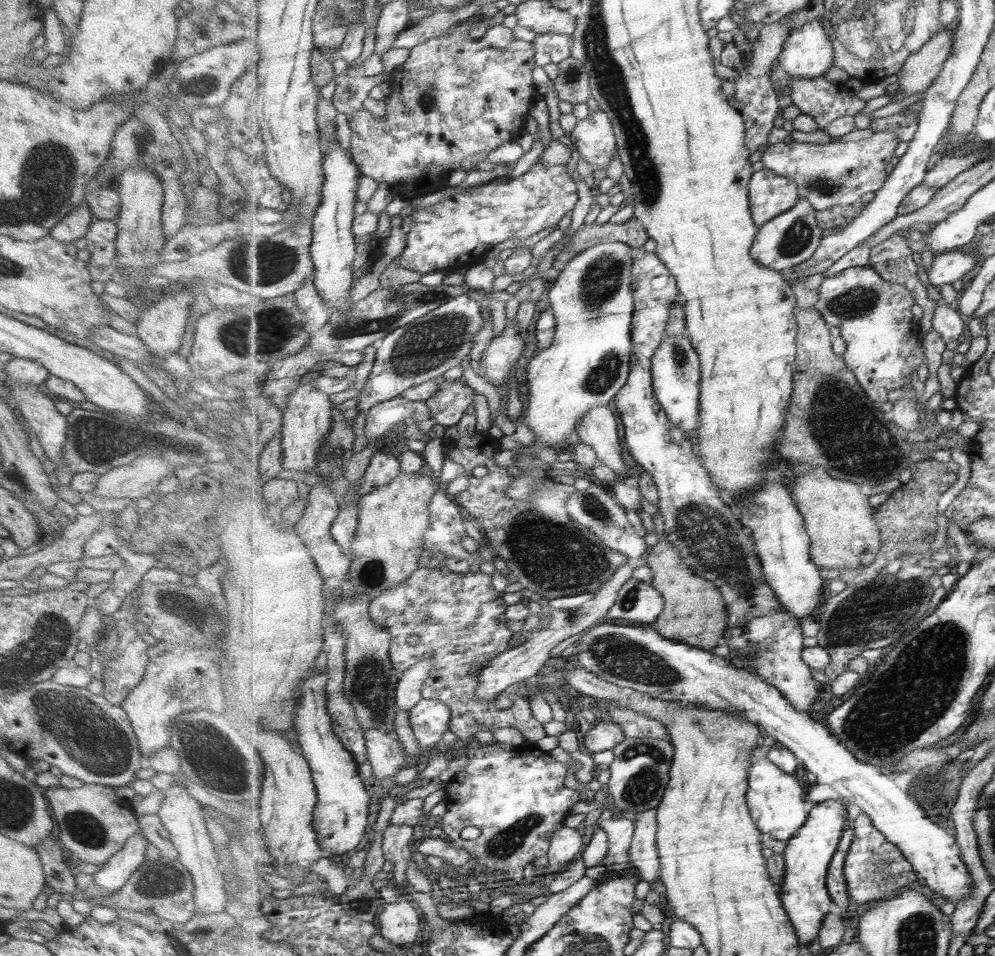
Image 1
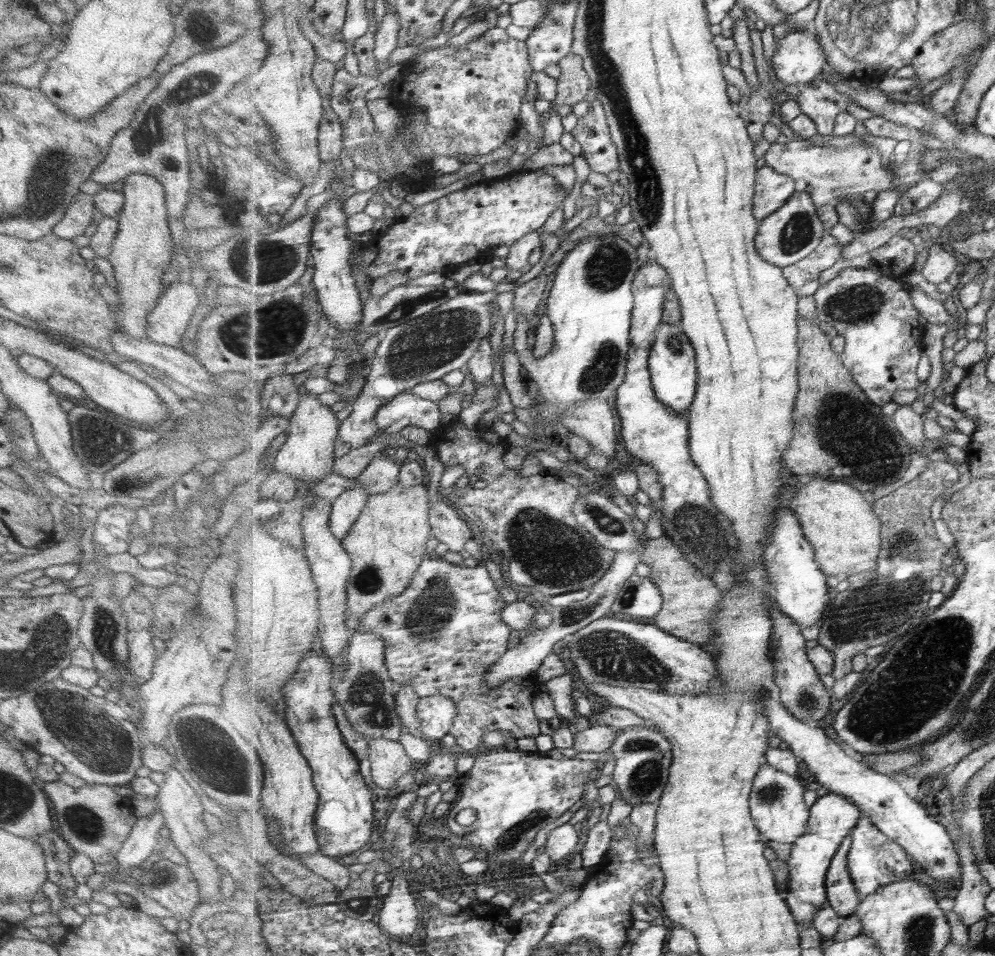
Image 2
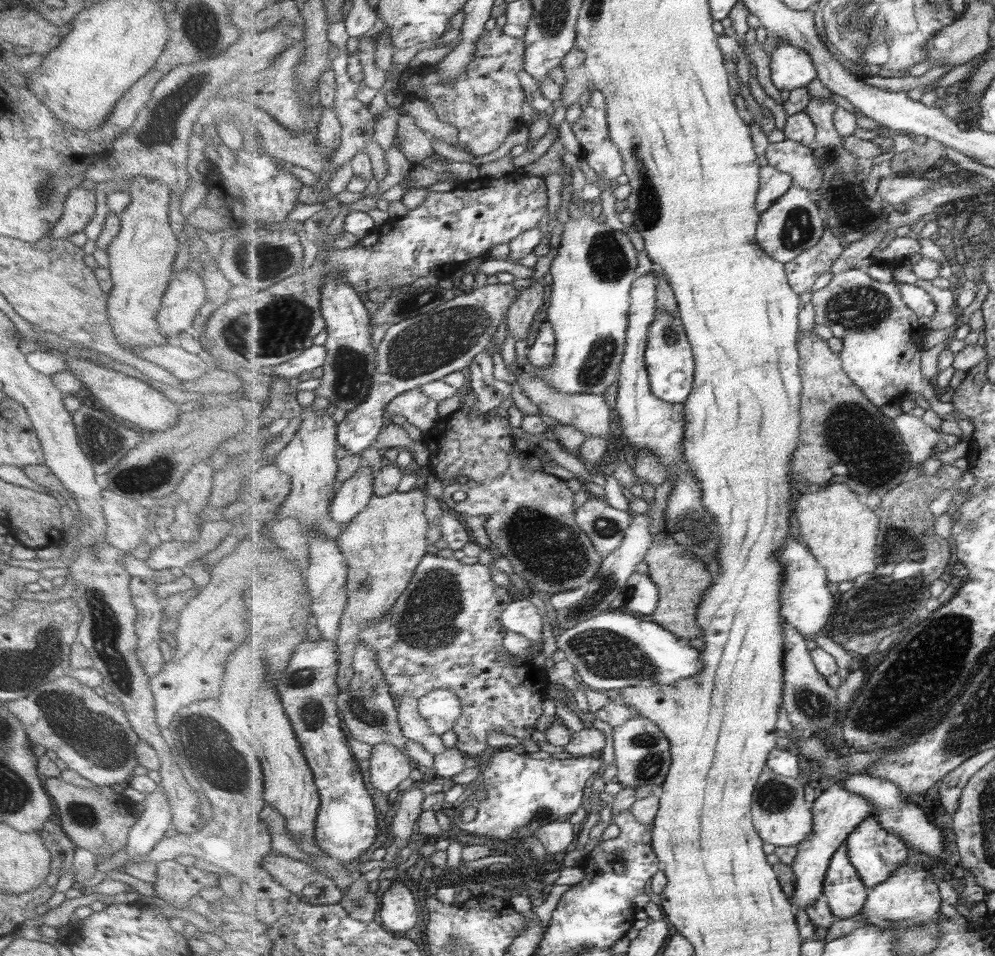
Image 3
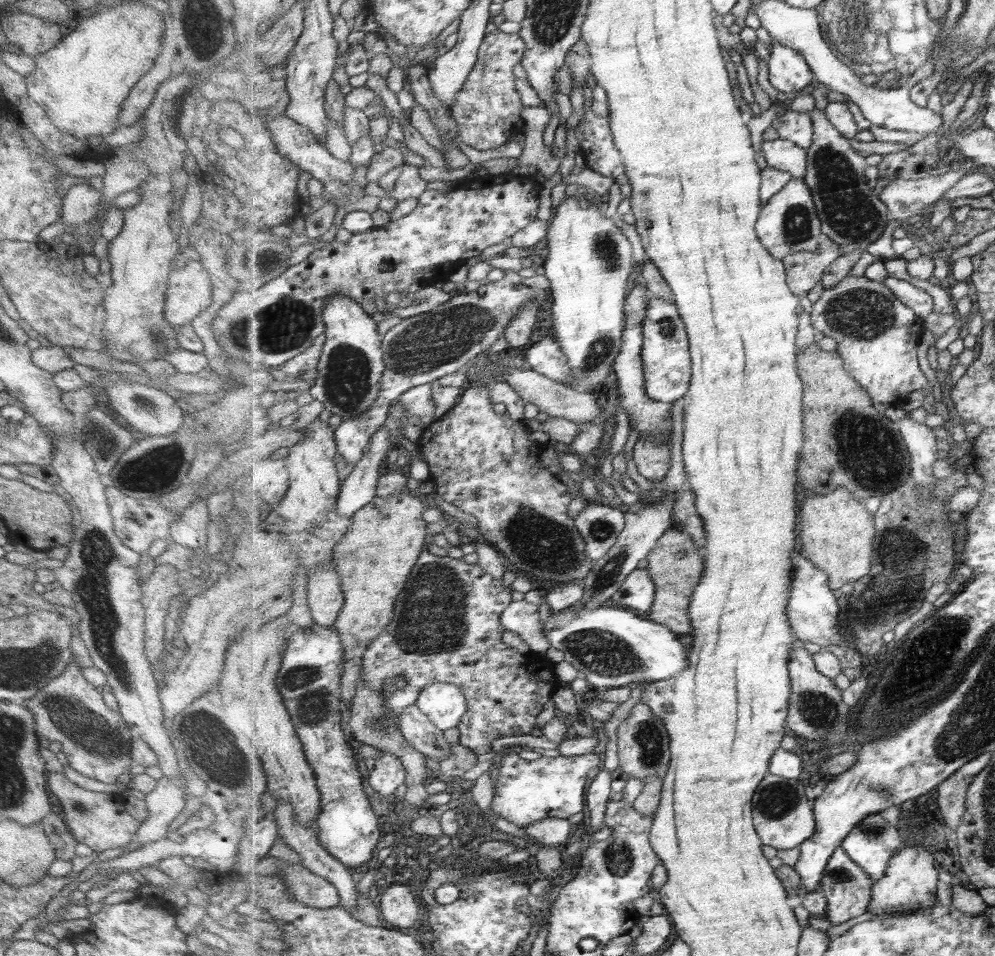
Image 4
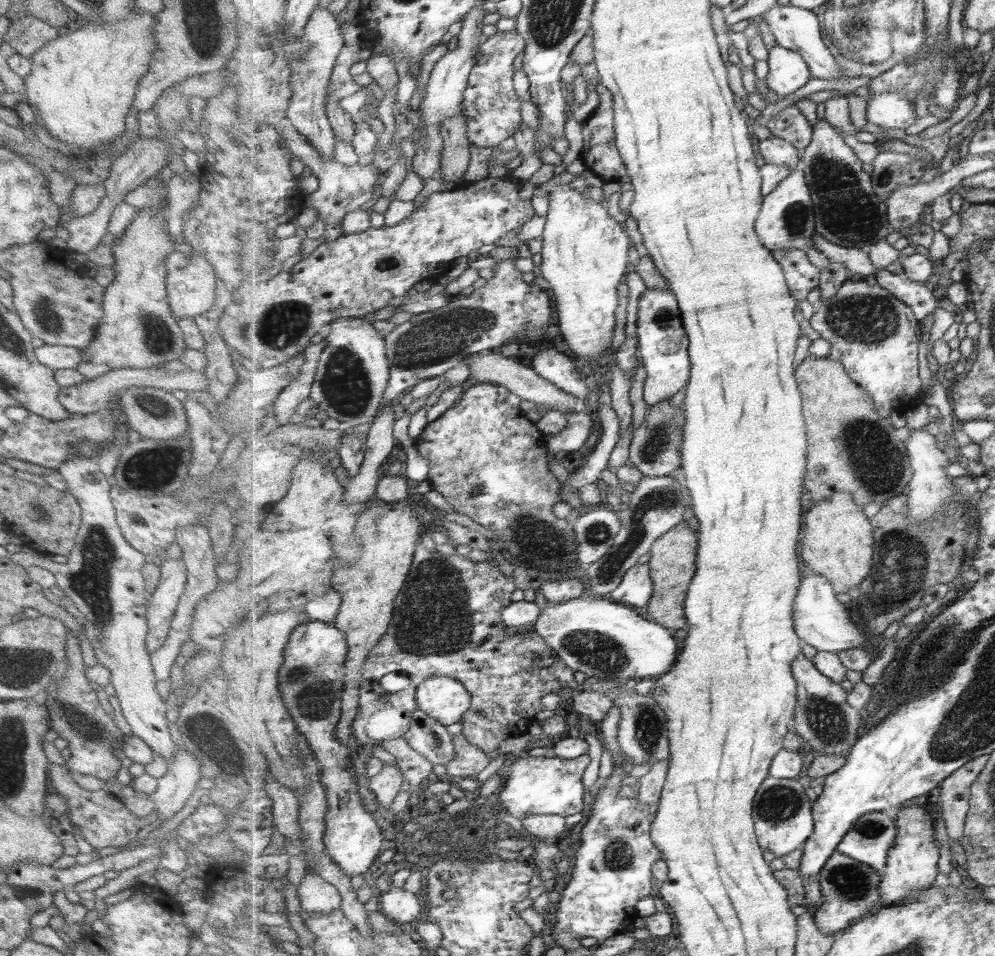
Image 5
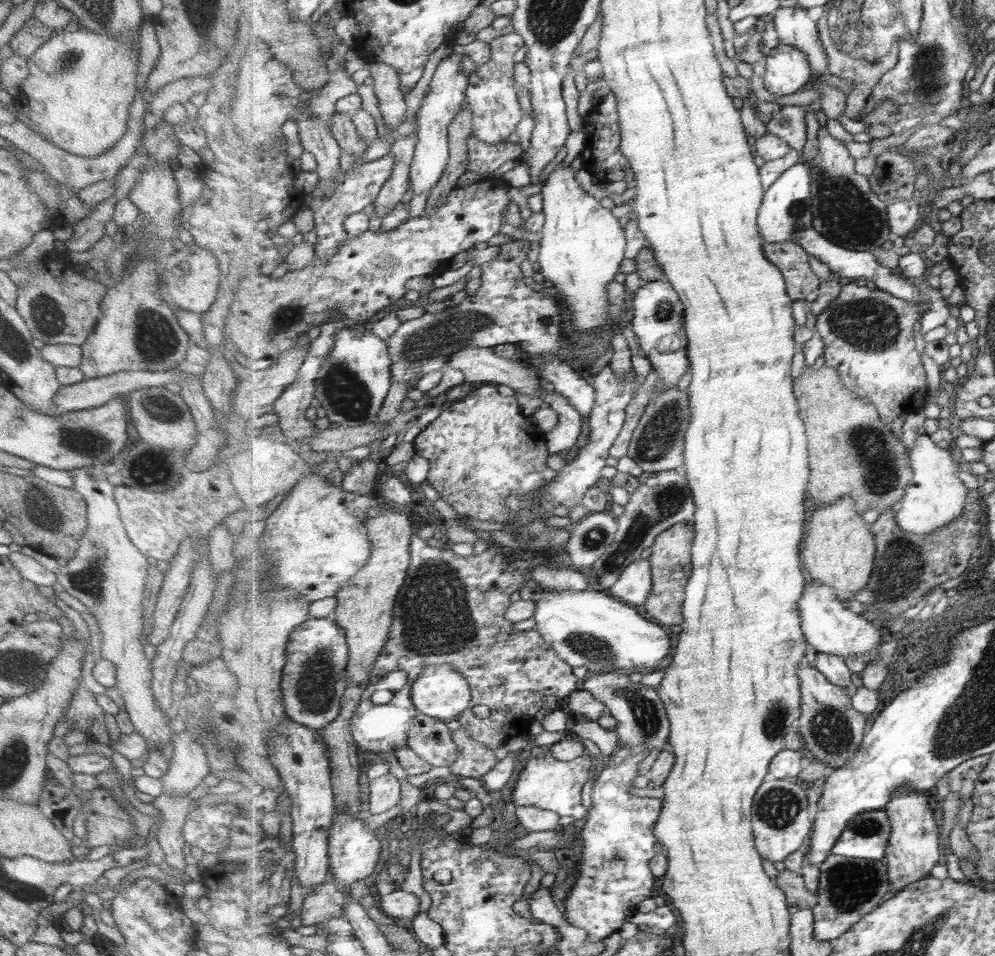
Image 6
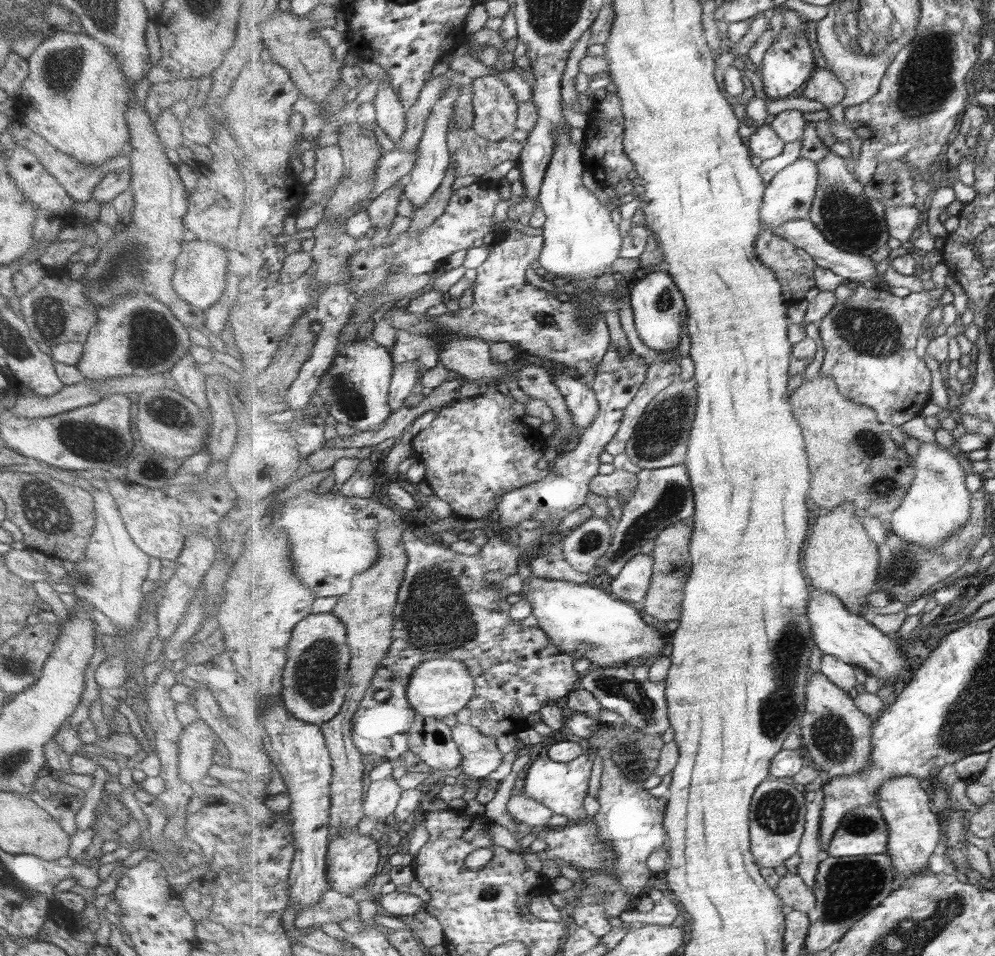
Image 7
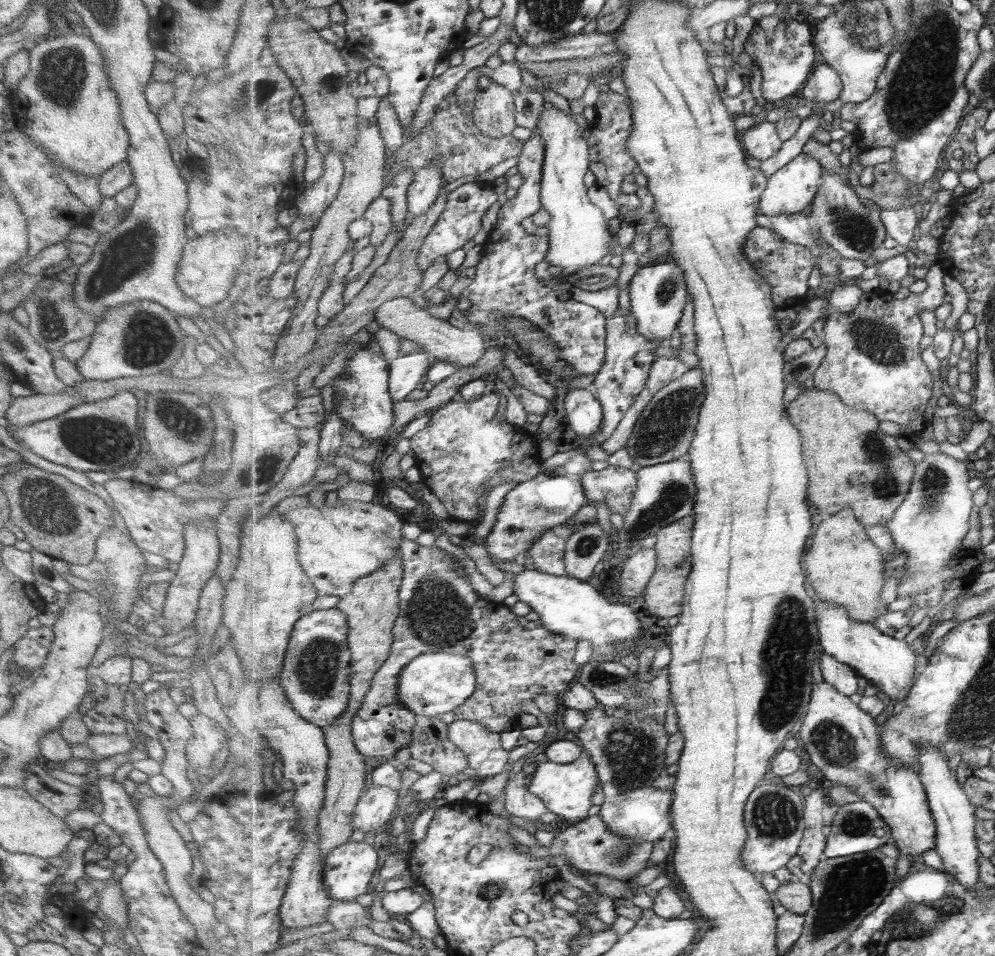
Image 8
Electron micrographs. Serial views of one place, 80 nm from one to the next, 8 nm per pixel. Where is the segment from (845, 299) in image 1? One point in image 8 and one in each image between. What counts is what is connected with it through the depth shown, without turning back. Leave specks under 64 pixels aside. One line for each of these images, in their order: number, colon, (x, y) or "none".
2: (876, 315)
3: (883, 338)
4: (878, 335)
5: (874, 334)
6: (870, 334)
7: (869, 340)
8: (873, 362)

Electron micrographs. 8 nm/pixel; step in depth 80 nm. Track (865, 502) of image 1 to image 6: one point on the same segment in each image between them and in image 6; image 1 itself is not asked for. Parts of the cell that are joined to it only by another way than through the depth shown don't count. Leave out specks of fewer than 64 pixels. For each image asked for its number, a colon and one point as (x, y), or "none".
2: (845, 531)
3: (835, 523)
4: (838, 534)
5: (838, 543)
6: (839, 549)

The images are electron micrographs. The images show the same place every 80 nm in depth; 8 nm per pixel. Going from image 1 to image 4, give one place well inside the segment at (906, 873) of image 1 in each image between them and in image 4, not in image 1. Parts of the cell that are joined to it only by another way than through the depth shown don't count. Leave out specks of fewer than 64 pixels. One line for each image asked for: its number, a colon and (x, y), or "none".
2: (874, 860)
3: (877, 854)
4: (875, 841)

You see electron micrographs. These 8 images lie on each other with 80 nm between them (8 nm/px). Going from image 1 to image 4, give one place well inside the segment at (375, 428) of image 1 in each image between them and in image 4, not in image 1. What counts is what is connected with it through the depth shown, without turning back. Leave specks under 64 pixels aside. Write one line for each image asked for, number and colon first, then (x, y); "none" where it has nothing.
2: (423, 413)
3: (419, 410)
4: (417, 401)

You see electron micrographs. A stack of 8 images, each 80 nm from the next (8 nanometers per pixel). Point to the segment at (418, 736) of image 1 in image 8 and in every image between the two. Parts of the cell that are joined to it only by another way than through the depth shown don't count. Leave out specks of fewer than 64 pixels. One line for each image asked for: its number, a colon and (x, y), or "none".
2: (437, 713)
3: (441, 708)
4: (445, 703)
5: (447, 699)
6: (442, 692)
7: (439, 687)
8: (432, 684)

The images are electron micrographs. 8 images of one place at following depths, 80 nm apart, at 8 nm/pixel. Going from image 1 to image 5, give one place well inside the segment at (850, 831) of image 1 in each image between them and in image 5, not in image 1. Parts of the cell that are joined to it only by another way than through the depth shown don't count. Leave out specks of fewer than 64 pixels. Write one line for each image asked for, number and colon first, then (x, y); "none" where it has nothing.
2: (843, 896)
3: (847, 893)
4: (847, 885)
5: (851, 888)

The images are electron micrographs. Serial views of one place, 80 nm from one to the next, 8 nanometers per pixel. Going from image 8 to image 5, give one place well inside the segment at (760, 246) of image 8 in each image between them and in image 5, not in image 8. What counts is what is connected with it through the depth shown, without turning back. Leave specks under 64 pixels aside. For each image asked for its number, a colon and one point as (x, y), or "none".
5: (803, 276)
6: (795, 262)
7: (795, 268)

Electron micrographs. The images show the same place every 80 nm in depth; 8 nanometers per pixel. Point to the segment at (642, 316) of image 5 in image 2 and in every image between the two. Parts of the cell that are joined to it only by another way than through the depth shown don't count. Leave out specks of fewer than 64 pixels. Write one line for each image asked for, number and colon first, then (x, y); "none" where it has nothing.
2: (673, 363)
3: (669, 356)
4: (666, 352)

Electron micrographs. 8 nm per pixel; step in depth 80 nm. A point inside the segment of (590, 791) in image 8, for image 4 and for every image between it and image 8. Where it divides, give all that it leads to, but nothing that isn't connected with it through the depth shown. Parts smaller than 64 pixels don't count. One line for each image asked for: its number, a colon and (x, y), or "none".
4: (526, 792)
5: (546, 784)
6: (548, 783)
7: (562, 787)

